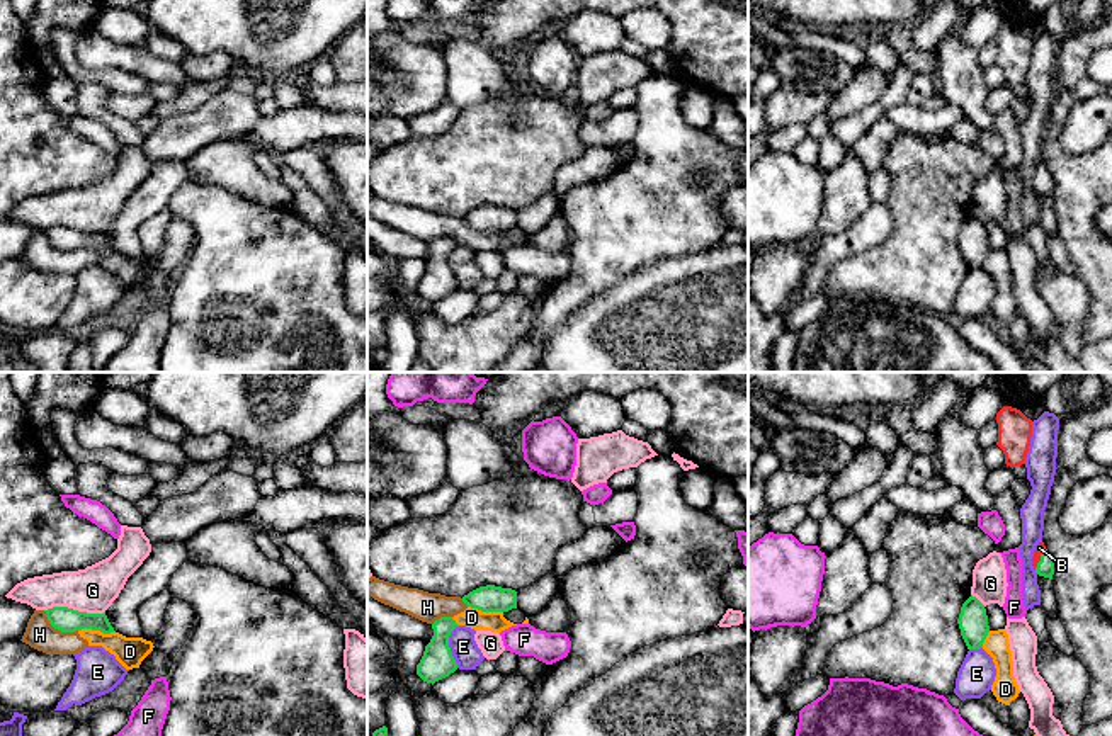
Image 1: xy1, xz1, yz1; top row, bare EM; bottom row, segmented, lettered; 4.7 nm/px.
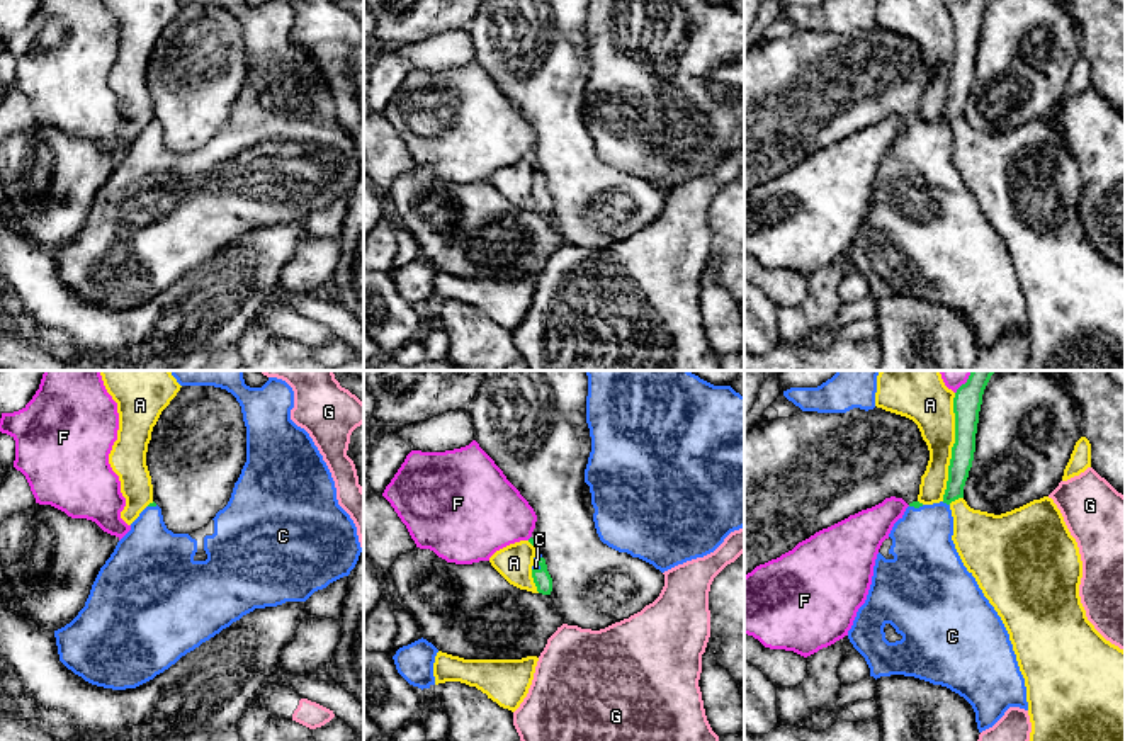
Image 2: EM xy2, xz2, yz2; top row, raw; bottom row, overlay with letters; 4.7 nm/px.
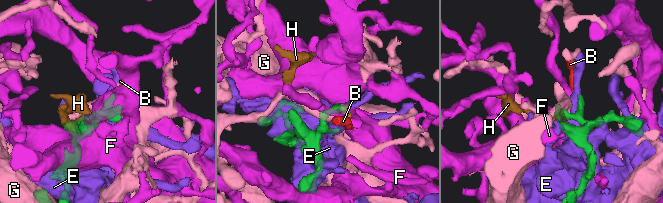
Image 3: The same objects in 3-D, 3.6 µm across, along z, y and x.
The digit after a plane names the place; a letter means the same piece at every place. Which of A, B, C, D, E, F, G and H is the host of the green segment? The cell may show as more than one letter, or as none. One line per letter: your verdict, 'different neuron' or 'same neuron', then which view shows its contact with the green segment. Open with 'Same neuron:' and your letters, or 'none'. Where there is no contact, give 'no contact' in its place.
Same neuron: B, C
A: different neuron | yz2
B: same neuron | yz1
C: same neuron | yz2
D: different neuron | xy1
E: different neuron | xz1
F: different neuron | yz2
G: different neuron | xy1
H: different neuron | xy1

